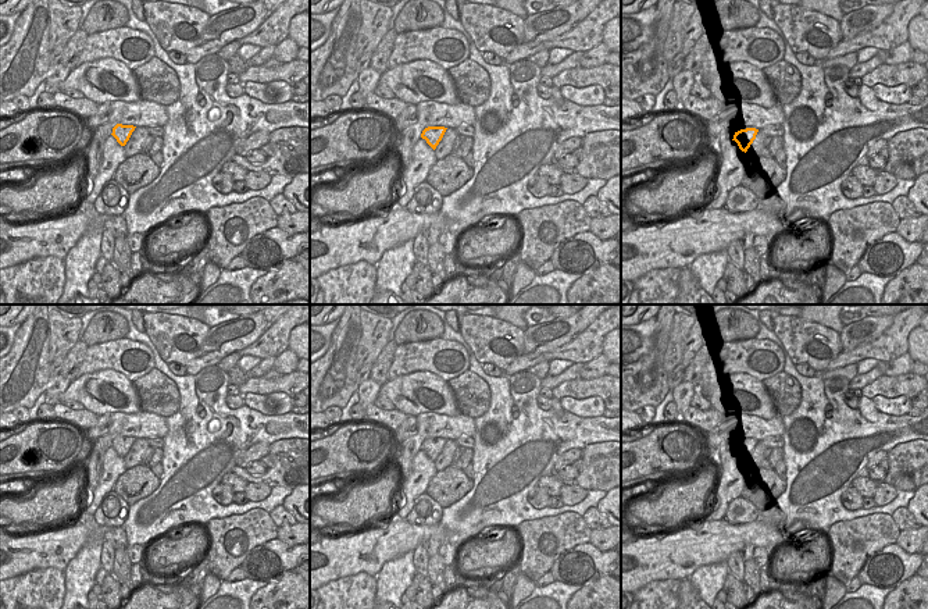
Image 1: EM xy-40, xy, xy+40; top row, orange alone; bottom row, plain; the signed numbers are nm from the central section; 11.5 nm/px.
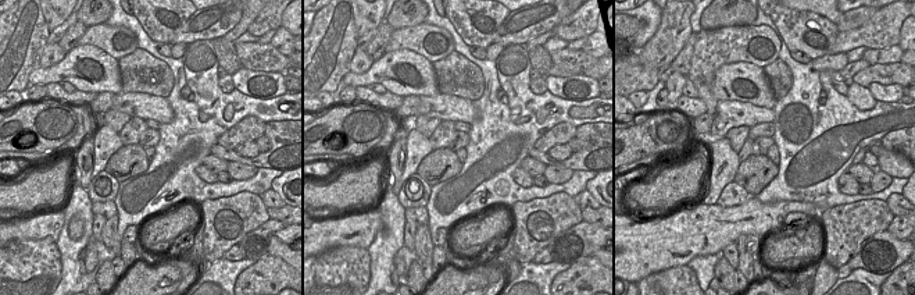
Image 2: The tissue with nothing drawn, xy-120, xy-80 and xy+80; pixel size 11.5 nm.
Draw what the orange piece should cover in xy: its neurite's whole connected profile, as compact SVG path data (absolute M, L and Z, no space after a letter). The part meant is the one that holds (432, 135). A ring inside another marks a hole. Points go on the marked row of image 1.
M428 127L422 131L421 138L435 150L442 140L447 128L445 127Z

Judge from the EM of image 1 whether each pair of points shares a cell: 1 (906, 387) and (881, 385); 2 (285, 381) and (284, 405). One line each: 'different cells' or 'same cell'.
1: same cell
2: different cells

